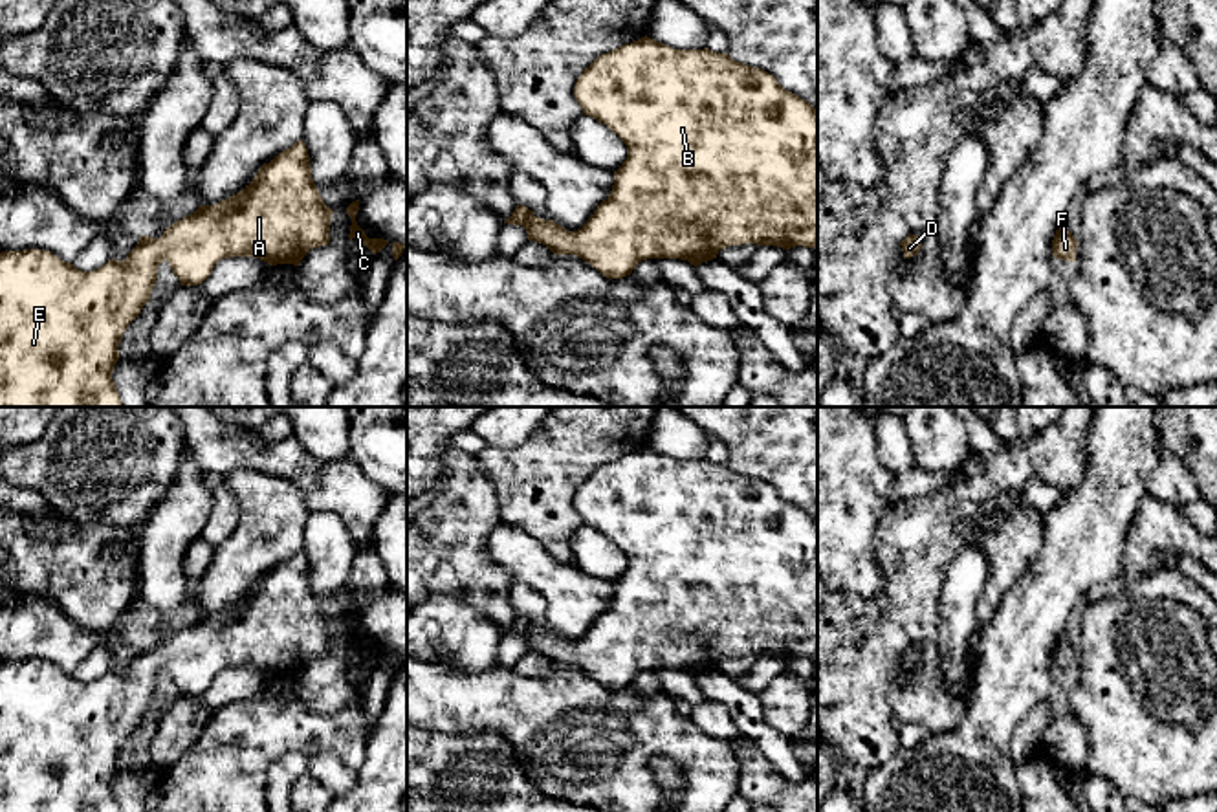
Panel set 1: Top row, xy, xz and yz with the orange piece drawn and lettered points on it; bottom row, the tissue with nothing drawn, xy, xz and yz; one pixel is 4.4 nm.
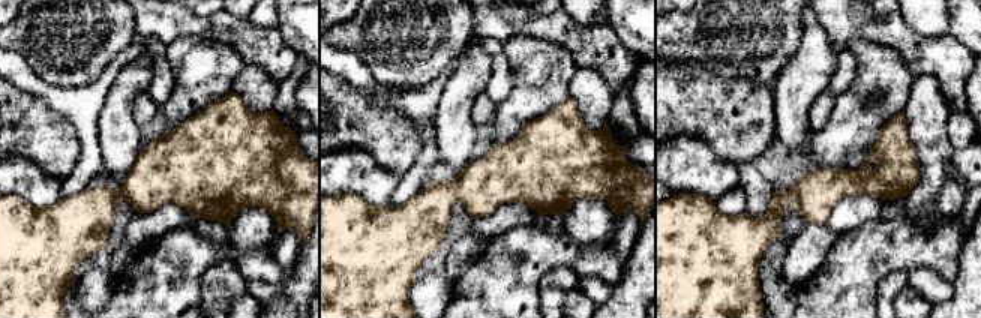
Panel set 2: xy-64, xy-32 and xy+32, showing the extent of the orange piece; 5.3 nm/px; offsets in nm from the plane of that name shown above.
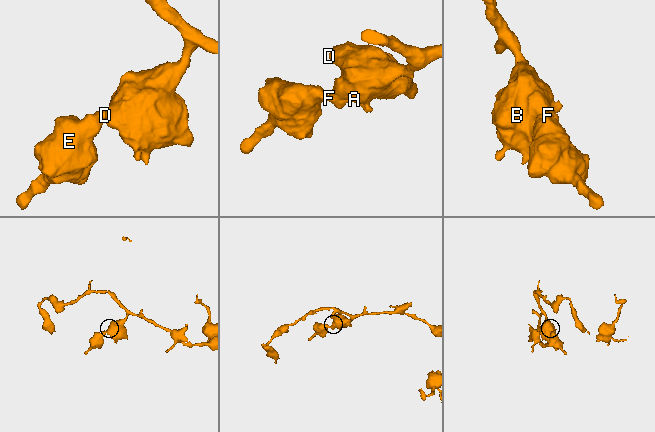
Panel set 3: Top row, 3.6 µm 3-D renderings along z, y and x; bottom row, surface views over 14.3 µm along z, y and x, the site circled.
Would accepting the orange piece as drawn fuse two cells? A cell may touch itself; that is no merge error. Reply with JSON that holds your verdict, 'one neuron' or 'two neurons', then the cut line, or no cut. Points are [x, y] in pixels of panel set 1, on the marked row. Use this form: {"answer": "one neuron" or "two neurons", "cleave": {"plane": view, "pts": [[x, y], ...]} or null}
{"answer": "one neuron", "cleave": null}

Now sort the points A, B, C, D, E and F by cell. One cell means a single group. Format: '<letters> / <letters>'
A B C D E F

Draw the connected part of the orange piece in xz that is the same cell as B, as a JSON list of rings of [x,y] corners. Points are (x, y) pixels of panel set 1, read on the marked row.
[[[647,35],[599,55],[577,77],[574,95],[585,115],[607,125],[627,145],[614,185],[588,222],[566,231],[517,205],[504,224],[522,225],[528,240],[554,255],[576,255],[607,279],[623,279],[647,258],[680,258],[695,268],[729,246],[790,249],[817,246],[817,108],[784,90],[773,75],[733,60],[728,53],[674,49]]]

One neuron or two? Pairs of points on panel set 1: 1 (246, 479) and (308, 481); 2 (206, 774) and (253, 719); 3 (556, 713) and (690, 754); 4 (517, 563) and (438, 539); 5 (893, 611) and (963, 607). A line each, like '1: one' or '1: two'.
1: two
2: one
3: one
4: two
5: two

